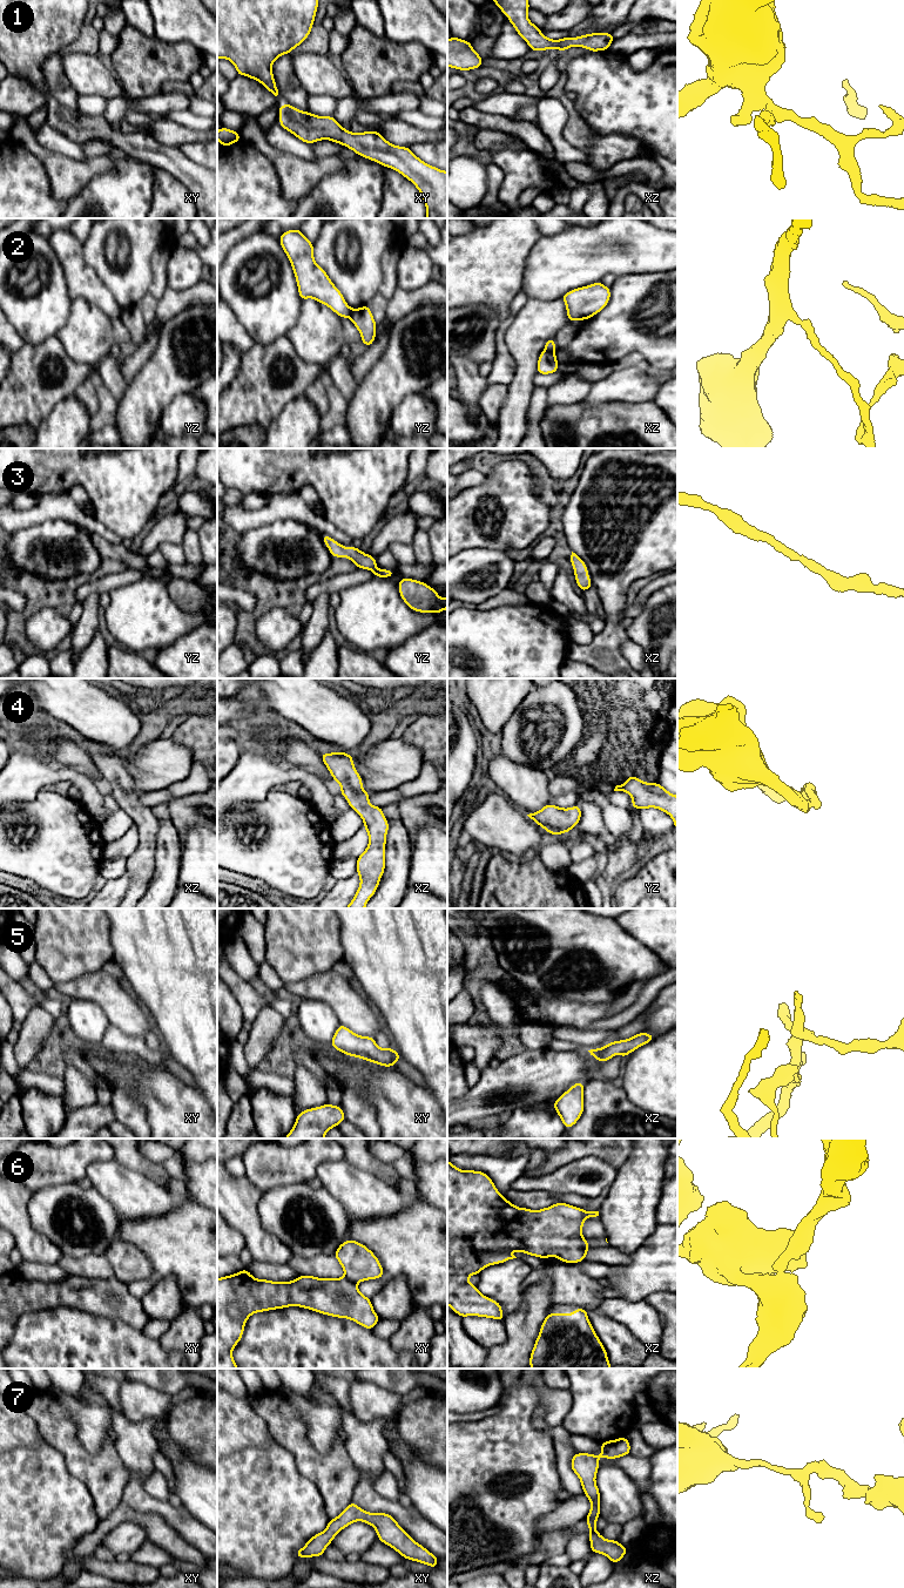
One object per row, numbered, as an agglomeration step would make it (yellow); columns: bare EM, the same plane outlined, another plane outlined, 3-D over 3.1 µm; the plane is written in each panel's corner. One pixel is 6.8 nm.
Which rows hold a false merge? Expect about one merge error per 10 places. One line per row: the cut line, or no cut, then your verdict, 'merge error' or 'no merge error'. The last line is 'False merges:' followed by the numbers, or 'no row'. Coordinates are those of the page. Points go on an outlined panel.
1: no cut | no merge error
2: xz (545, 349), (554, 352) | merge error
3: no cut | no merge error
4: no cut | no merge error
5: no cut | no merge error
6: no cut | no merge error
7: no cut | no merge error
False merges: 2

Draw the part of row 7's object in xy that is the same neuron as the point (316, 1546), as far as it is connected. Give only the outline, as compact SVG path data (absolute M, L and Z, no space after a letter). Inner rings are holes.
M353 1501L337 1518L330 1519L326 1528L313 1535L302 1549L296 1552L296 1556L298 1559L323 1556L335 1536L356 1521L372 1526L377 1532L378 1540L393 1548L404 1559L437 1568L439 1559L411 1539L393 1516L387 1513L365 1512Z

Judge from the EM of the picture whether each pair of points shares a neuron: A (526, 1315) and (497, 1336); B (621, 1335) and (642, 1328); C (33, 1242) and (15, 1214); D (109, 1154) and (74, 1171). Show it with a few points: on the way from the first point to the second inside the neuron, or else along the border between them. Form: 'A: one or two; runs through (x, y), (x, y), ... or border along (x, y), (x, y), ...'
A: two; border along (504, 1320), (506, 1339), (488, 1350)
B: two; border along (608, 1317), (622, 1322), (632, 1332)
C: one; runs through (26, 1235), (17, 1221)
D: one; runs through (100, 1154), (90, 1154), (82, 1162)

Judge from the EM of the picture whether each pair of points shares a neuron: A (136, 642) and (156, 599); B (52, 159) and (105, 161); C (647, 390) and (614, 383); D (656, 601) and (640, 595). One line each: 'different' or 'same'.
A: same
B: same
C: same
D: different

